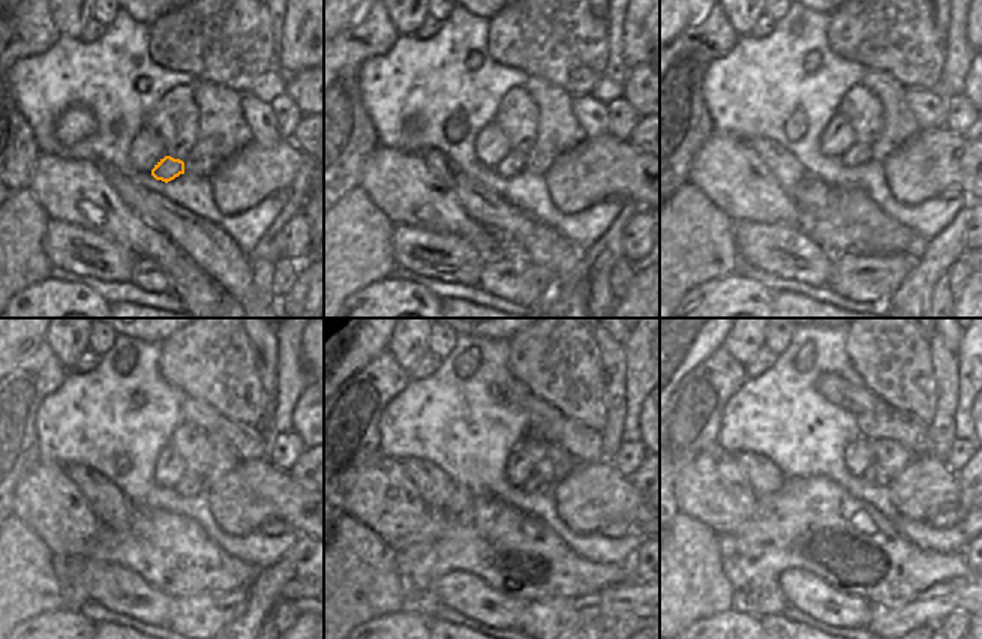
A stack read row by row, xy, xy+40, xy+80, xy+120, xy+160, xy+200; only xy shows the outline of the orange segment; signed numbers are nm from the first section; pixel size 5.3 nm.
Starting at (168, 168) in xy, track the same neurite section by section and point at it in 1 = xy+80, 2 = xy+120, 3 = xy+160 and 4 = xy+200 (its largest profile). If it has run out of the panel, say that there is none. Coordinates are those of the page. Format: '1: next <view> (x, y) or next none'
1: next xy+80 (859, 153)
2: next xy+120 (189, 485)
3: next xy+160 (538, 485)
4: next xy+200 (880, 477)

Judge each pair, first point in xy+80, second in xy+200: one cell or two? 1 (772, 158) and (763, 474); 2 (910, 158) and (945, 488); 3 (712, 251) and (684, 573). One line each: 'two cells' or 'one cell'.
1: one cell
2: one cell
3: one cell

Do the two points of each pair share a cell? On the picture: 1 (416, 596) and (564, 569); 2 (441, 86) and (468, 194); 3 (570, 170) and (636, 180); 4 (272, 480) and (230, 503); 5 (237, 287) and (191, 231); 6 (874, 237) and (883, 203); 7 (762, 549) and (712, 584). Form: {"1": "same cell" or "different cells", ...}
{"1": "same cell", "2": "different cells", "3": "same cell", "4": "same cell", "5": "same cell", "6": "different cells", "7": "different cells"}

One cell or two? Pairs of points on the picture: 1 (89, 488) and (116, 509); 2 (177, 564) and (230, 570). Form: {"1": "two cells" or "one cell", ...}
{"1": "one cell", "2": "one cell"}

